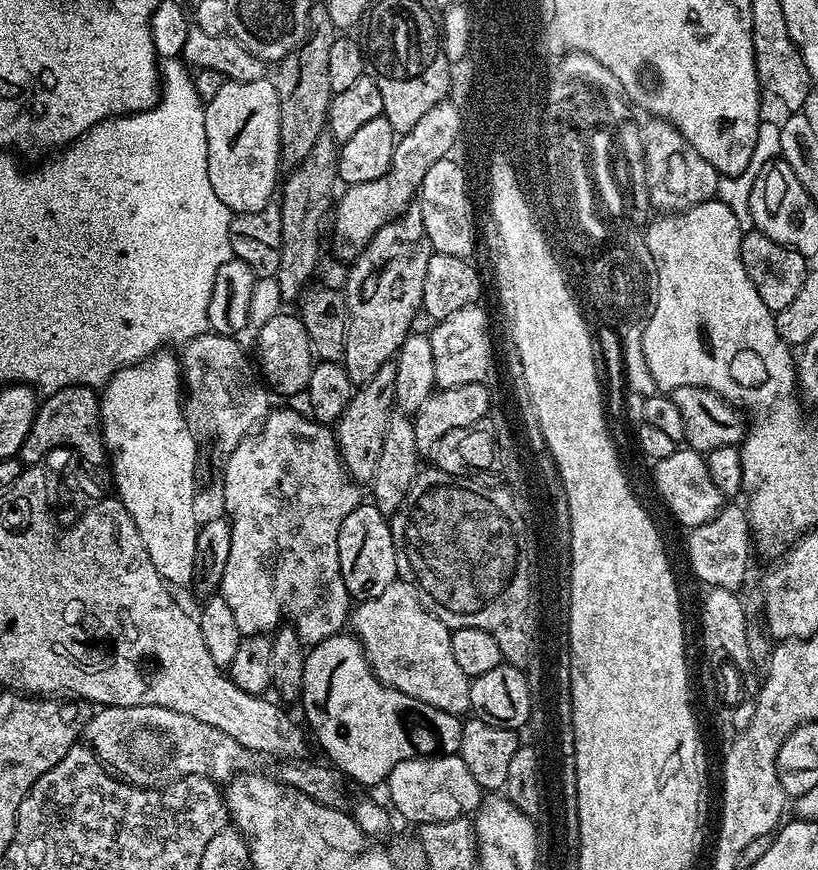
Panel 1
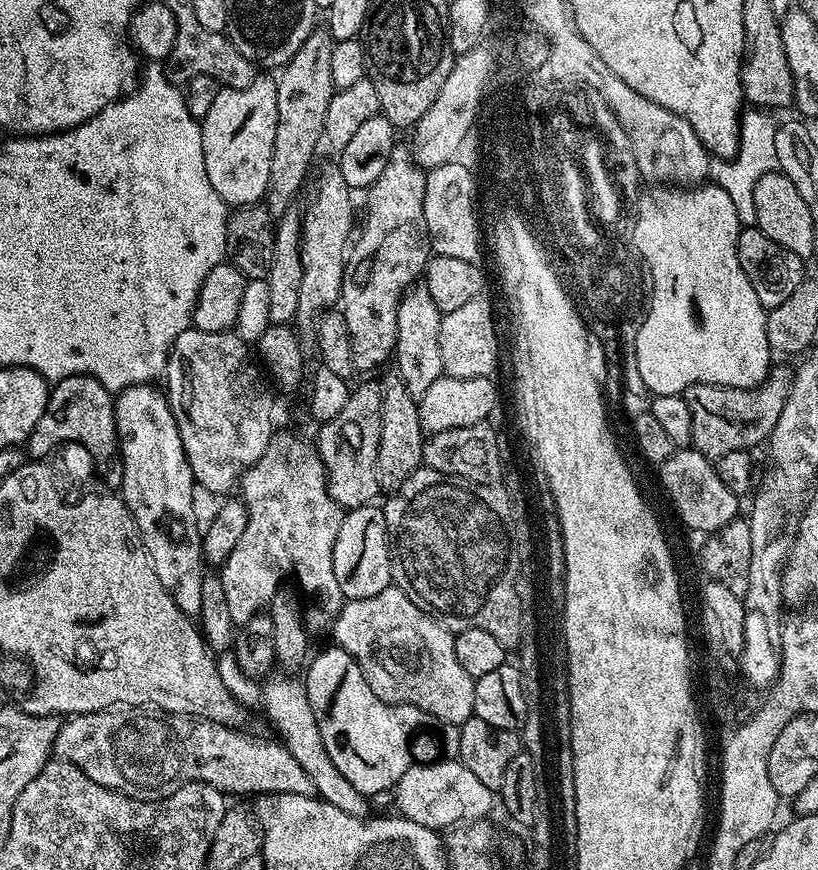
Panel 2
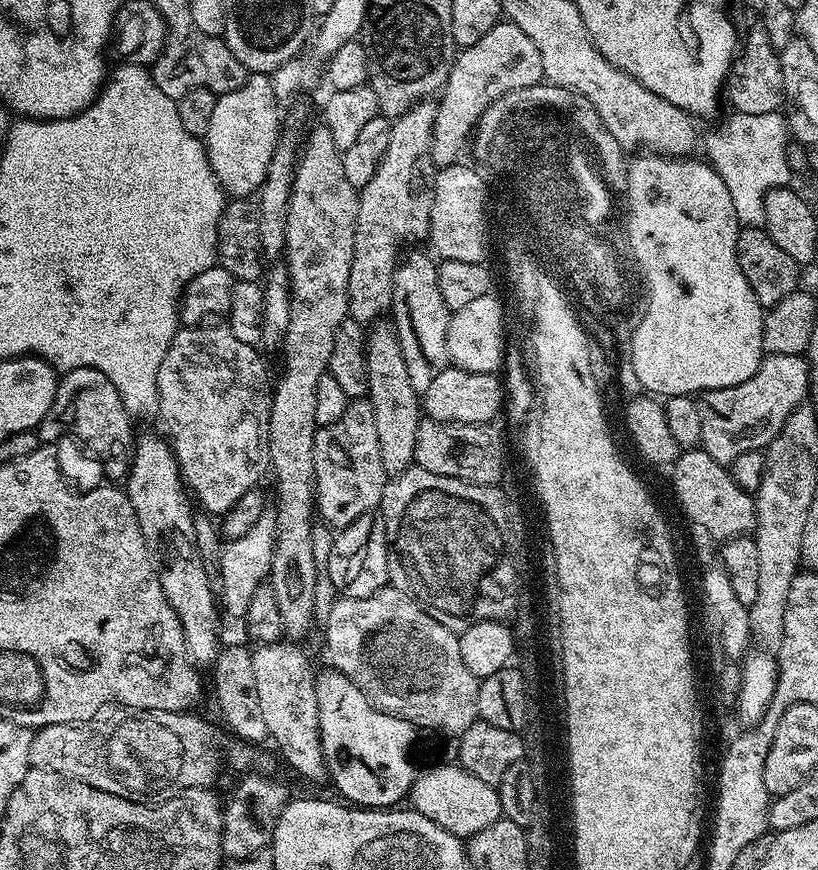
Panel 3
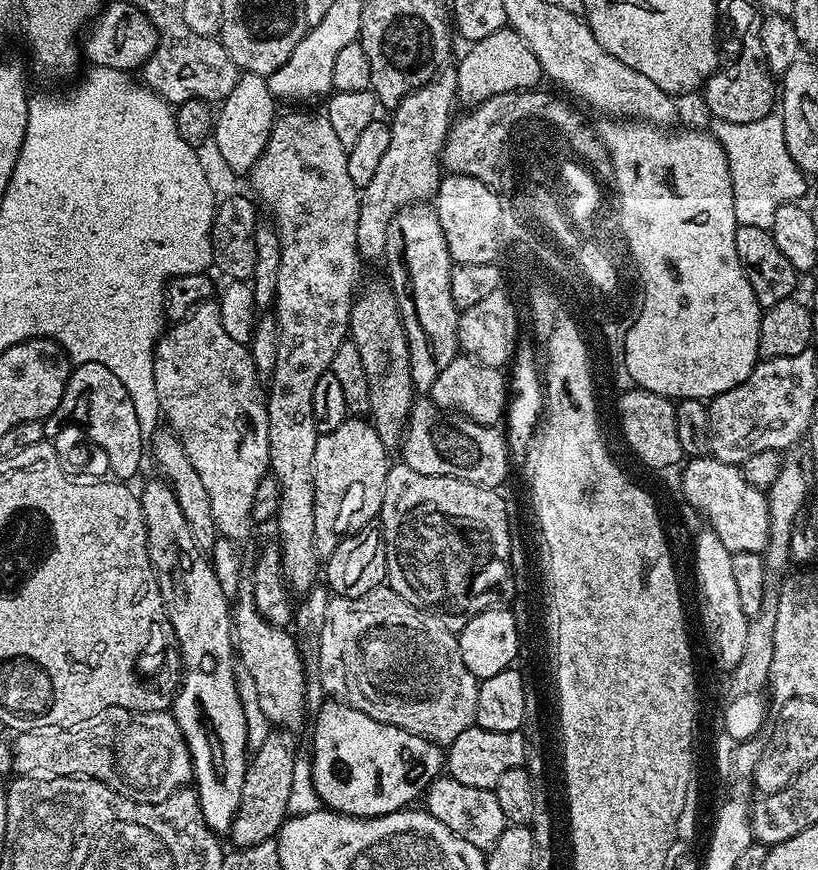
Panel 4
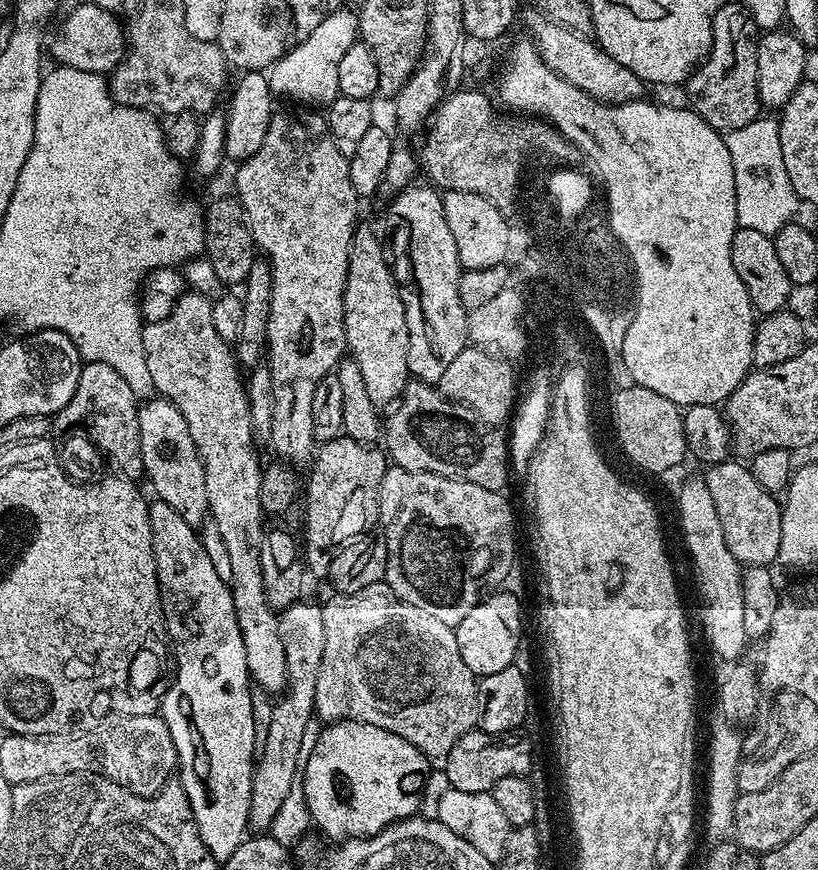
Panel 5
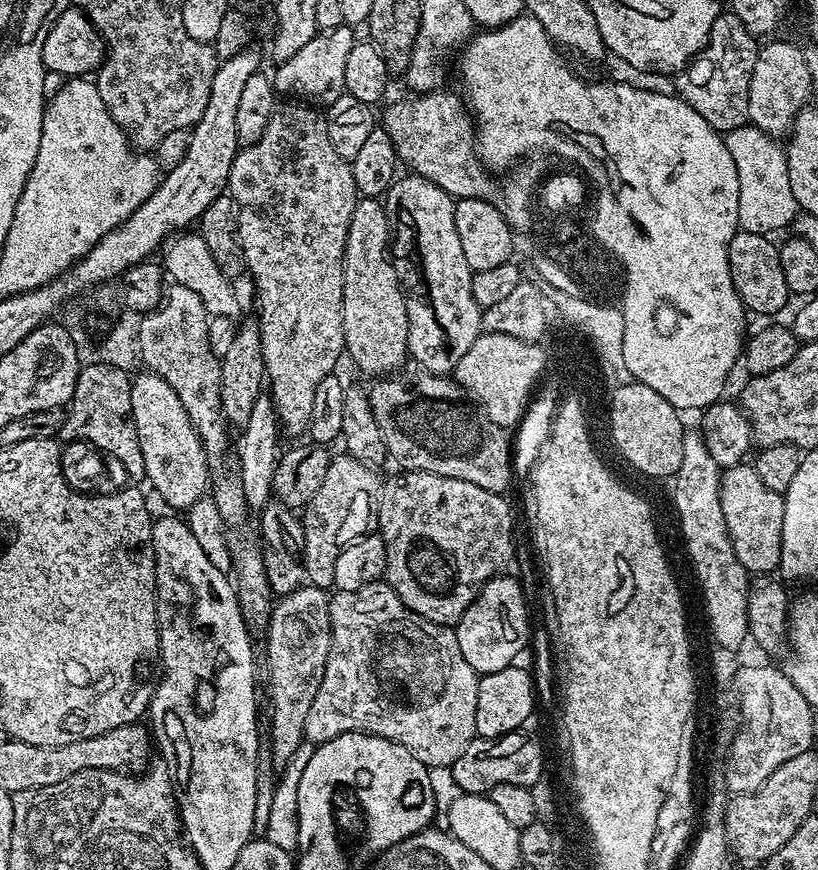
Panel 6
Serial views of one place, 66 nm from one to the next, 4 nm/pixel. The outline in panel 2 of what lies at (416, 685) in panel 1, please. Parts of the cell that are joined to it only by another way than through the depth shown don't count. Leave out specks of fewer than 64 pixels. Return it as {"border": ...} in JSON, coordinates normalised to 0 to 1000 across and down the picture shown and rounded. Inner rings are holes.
{"border":[[[477,674],[467,678],[467,683],[457,683],[457,687],[428,690],[416,700],[405,720],[410,744],[423,747],[438,761],[452,793],[460,801],[473,809],[500,809],[543,832],[565,833],[579,821],[581,780],[570,770],[565,770],[560,761],[560,752],[555,752],[556,730],[542,722],[539,717],[504,691],[495,677]]]}

